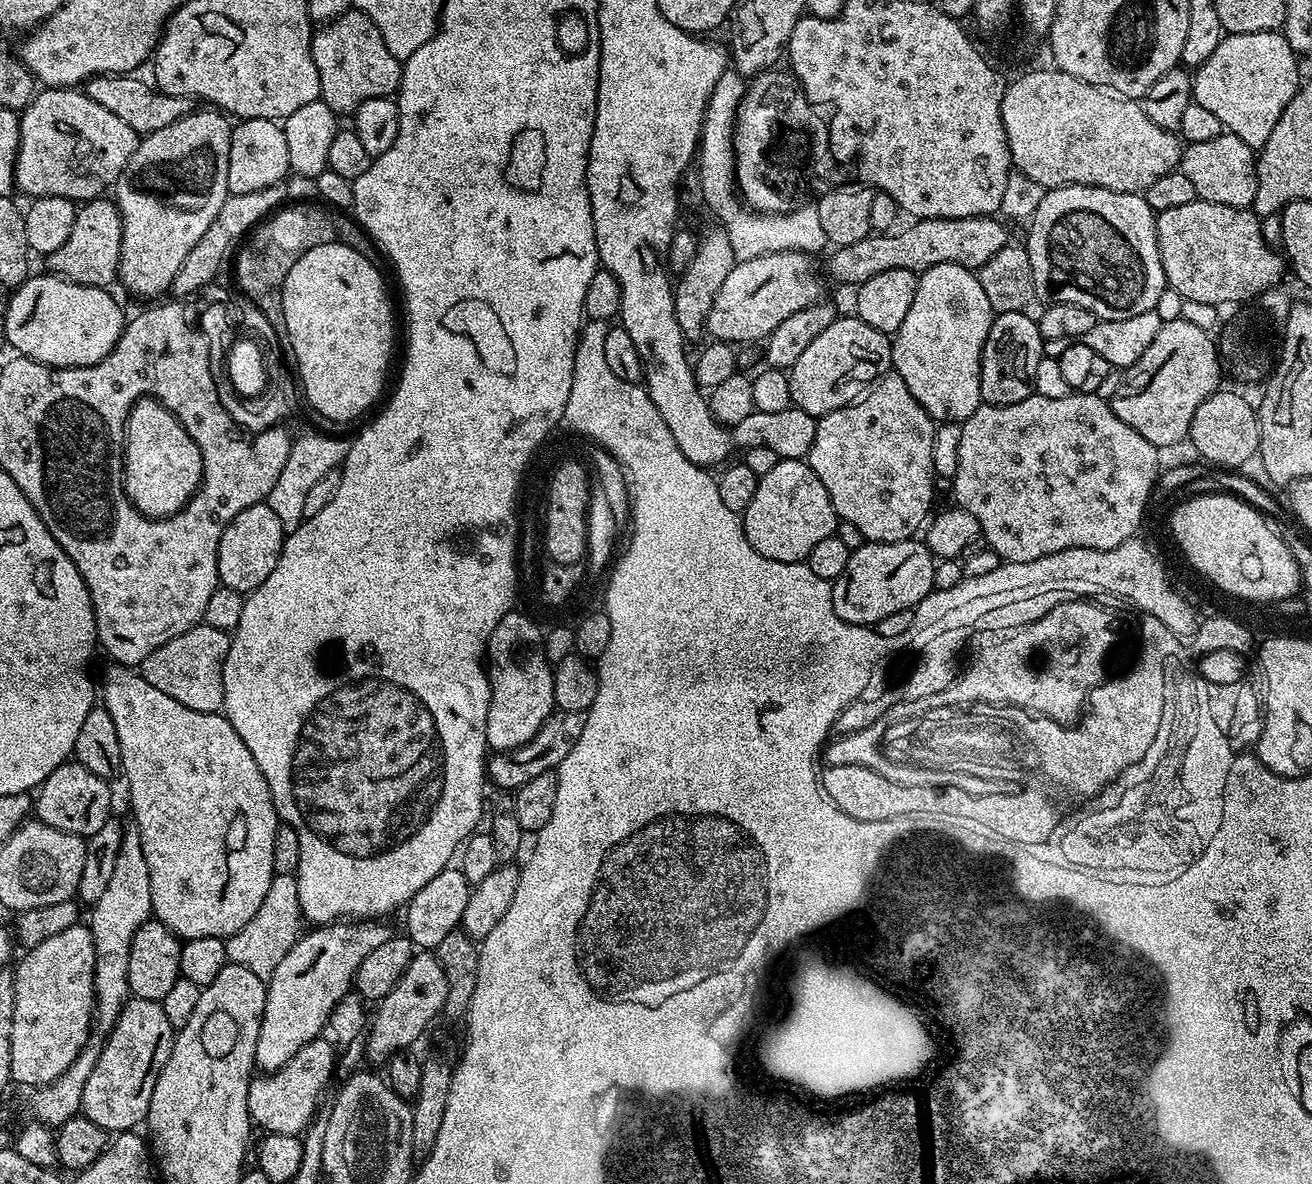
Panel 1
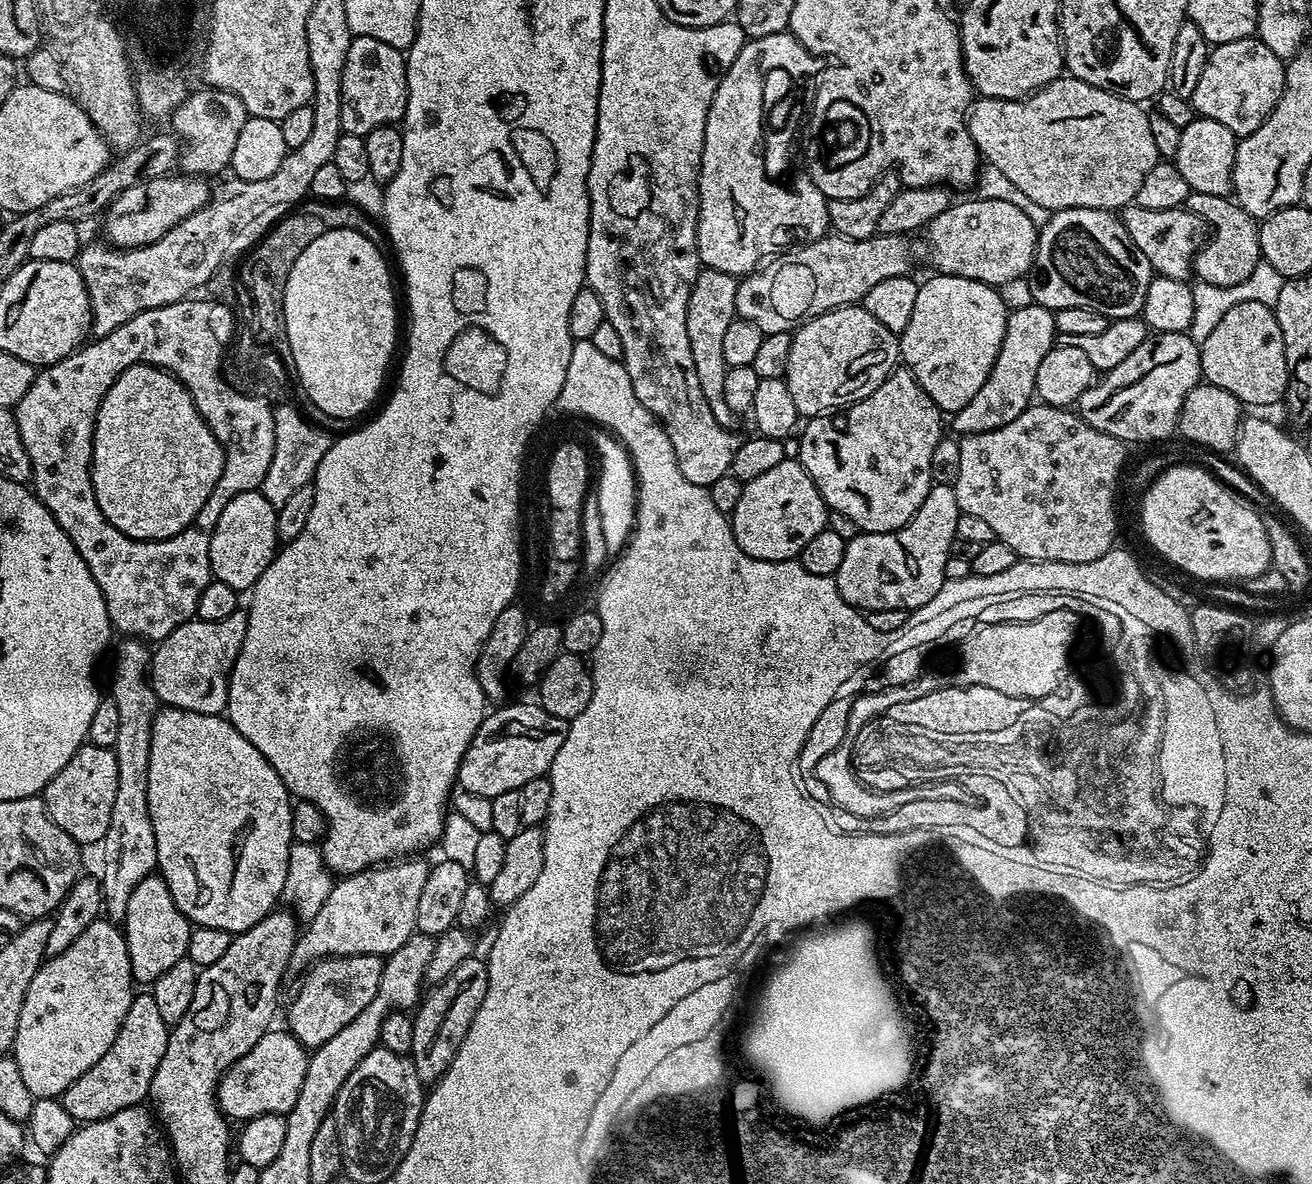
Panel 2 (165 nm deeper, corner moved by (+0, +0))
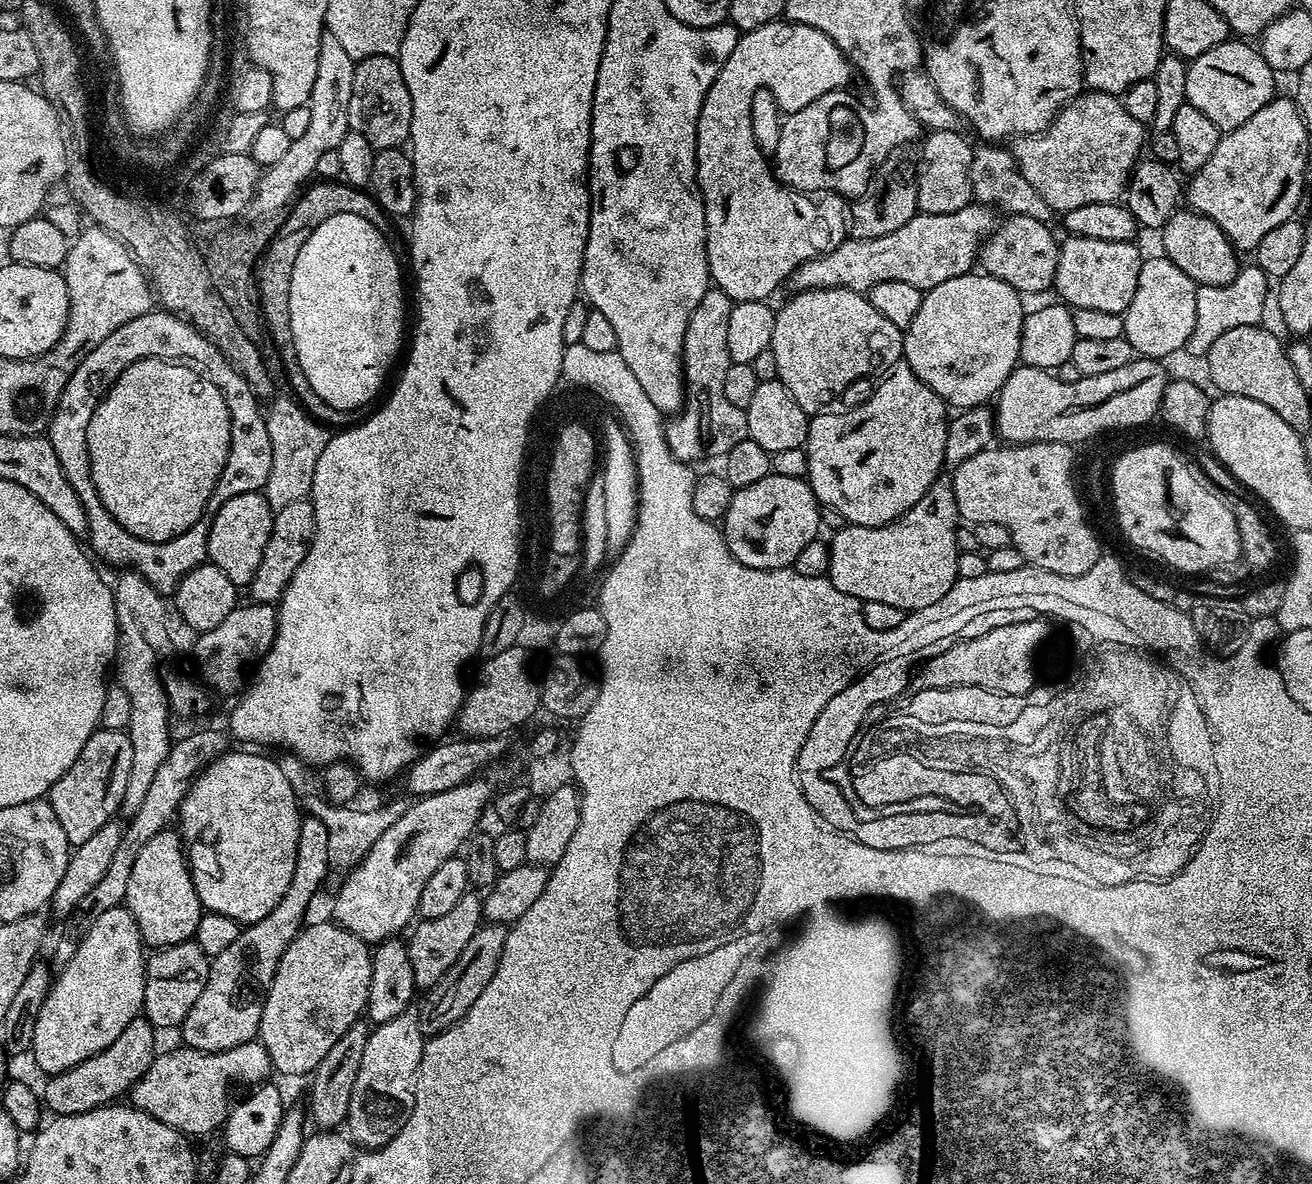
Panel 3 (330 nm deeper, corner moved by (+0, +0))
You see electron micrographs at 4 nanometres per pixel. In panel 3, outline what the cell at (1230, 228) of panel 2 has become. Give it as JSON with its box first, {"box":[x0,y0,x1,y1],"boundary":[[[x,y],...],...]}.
{"box":[1160,208,1240,287],"boundary":[[[1189,208],[1177,209],[1177,212],[1160,229],[1160,235],[1162,235],[1164,248],[1162,249],[1163,255],[1176,264],[1198,286],[1224,287],[1230,285],[1240,273],[1238,254],[1233,245],[1225,238],[1225,232],[1212,219],[1206,218],[1200,212],[1194,212]]]}

